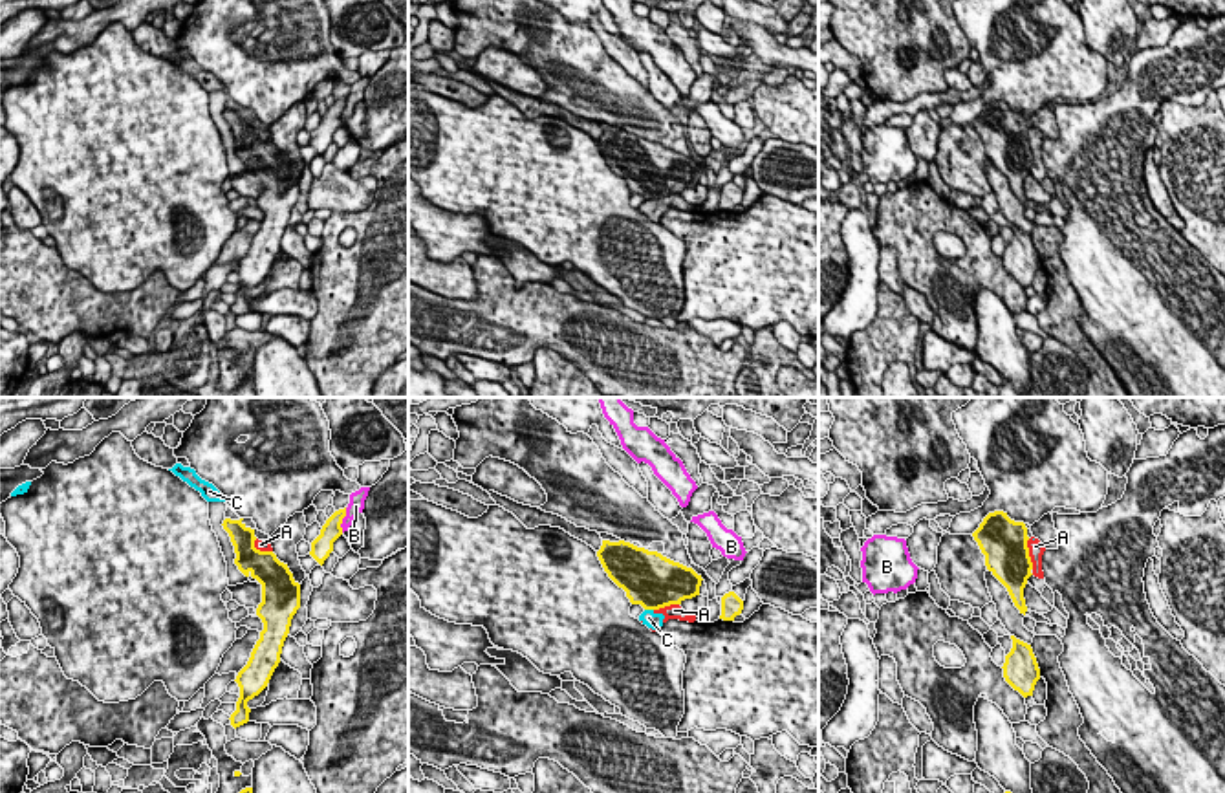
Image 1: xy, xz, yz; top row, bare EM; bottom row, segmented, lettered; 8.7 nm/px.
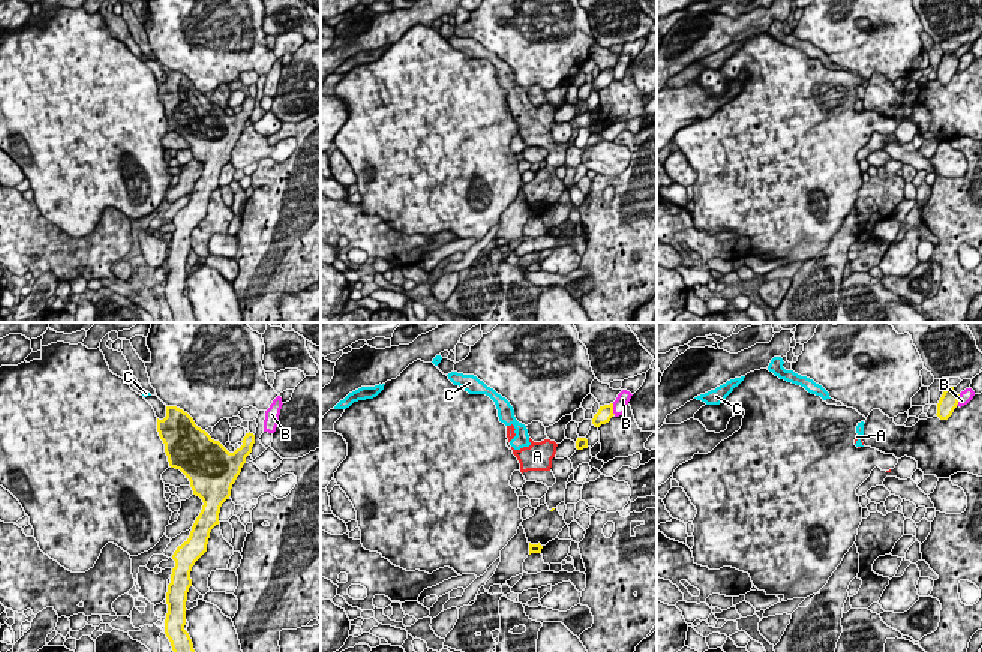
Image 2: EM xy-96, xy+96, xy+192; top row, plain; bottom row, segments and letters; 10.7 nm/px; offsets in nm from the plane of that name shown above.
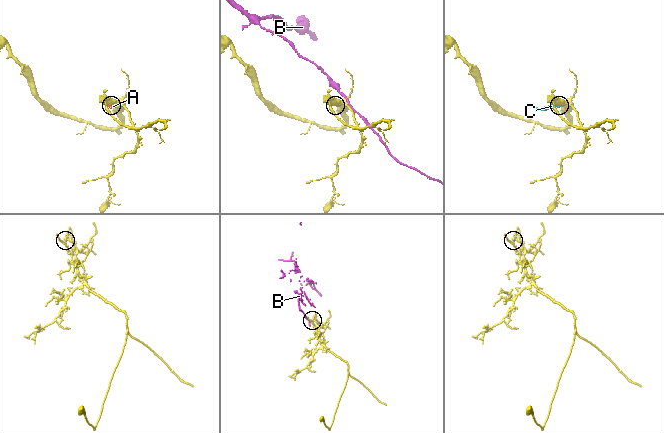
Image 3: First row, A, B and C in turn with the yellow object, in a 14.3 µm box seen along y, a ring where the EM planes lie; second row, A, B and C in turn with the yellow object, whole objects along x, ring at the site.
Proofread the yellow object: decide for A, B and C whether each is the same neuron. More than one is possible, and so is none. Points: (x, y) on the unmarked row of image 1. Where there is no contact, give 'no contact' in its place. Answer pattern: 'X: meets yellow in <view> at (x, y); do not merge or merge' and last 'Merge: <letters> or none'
A: meets yellow in yz at (1028, 143); do not merge
B: meets yellow in xy at (341, 110); do not merge
C: meets yellow in xz at (649, 198); do not merge
Merge: none

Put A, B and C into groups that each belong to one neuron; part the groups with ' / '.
A C / B

